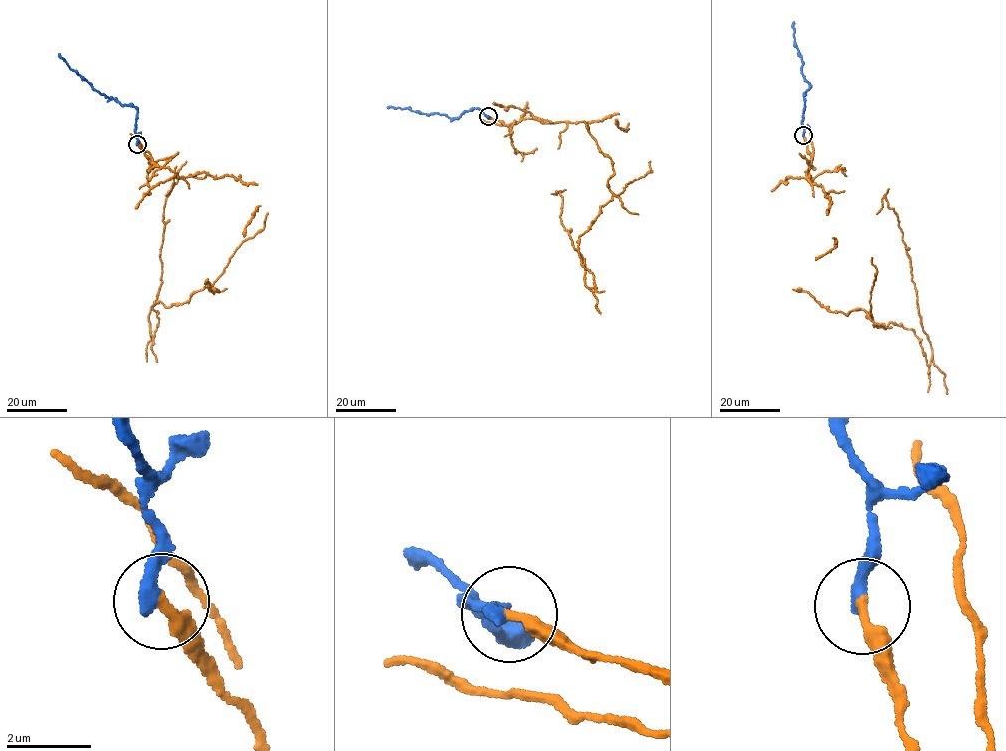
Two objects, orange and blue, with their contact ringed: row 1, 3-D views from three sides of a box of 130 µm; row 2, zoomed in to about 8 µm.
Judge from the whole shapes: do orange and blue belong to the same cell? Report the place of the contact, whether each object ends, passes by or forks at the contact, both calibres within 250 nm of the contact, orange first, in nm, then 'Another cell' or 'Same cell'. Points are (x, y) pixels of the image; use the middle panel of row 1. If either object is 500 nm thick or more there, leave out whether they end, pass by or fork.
Place: (488, 116). At the ring orange ends. At the ring blue ends. Thickness 320 nm (orange) against 360 nm. Another cell

